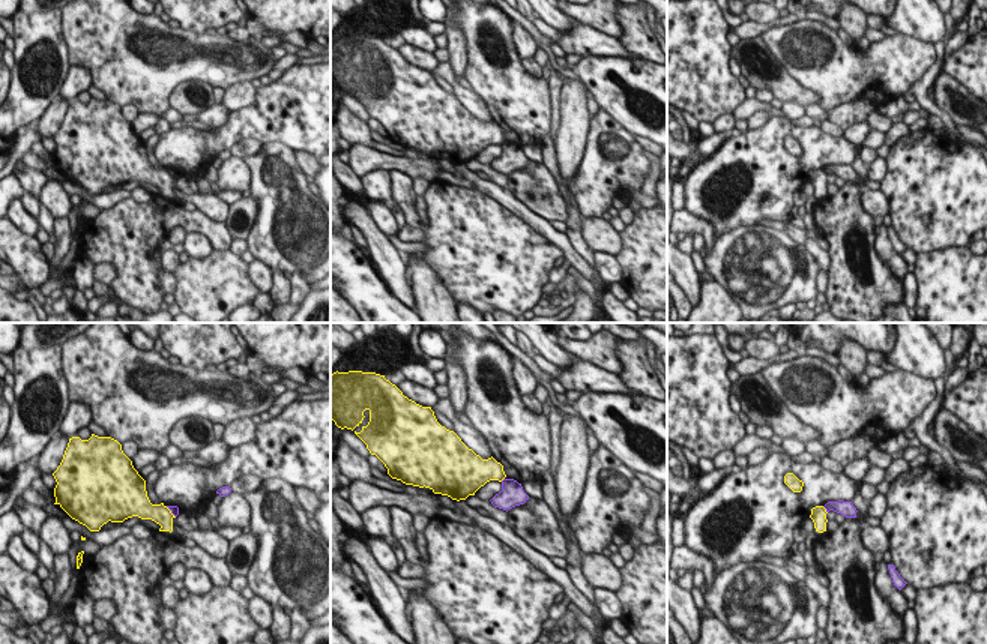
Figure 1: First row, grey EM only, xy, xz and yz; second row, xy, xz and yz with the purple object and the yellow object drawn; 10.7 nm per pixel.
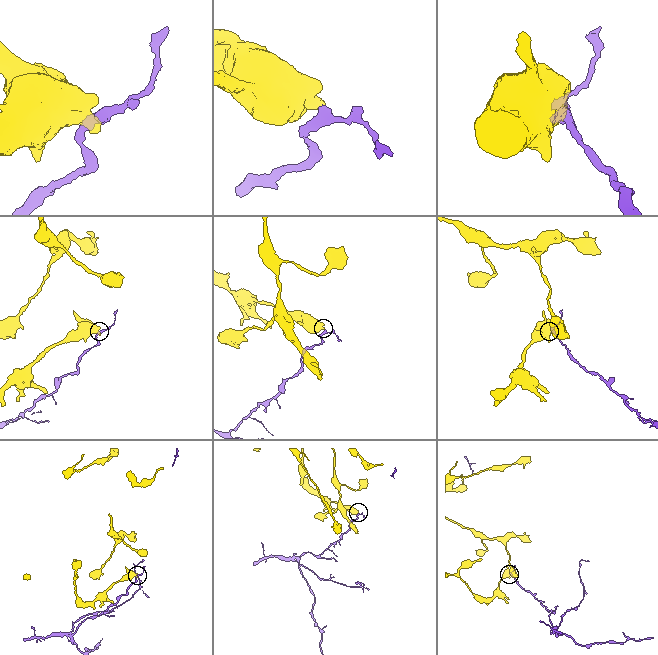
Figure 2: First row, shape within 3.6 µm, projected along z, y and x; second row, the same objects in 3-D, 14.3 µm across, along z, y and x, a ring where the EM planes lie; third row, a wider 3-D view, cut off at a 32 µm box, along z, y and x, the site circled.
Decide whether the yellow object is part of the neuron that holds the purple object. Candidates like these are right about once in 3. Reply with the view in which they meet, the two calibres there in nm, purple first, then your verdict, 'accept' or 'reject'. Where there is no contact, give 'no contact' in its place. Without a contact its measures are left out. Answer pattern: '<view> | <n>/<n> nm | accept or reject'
yz | 160/160 nm | reject

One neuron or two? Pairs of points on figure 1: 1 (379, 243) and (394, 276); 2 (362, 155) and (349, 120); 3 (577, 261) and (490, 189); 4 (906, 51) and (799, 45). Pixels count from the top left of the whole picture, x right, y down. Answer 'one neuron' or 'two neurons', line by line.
1: one neuron
2: two neurons
3: one neuron
4: one neuron

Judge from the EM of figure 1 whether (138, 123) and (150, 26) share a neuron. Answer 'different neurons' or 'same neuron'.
different neurons

